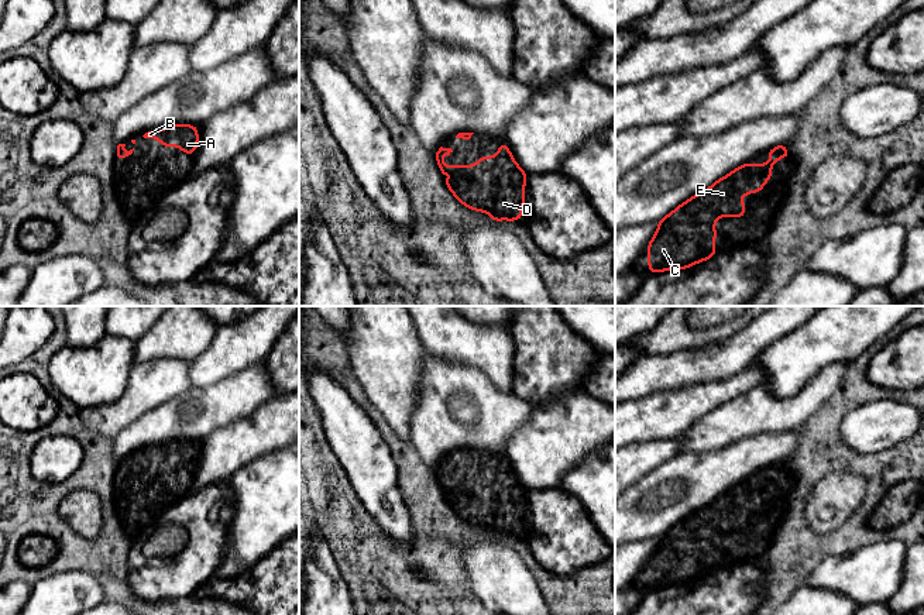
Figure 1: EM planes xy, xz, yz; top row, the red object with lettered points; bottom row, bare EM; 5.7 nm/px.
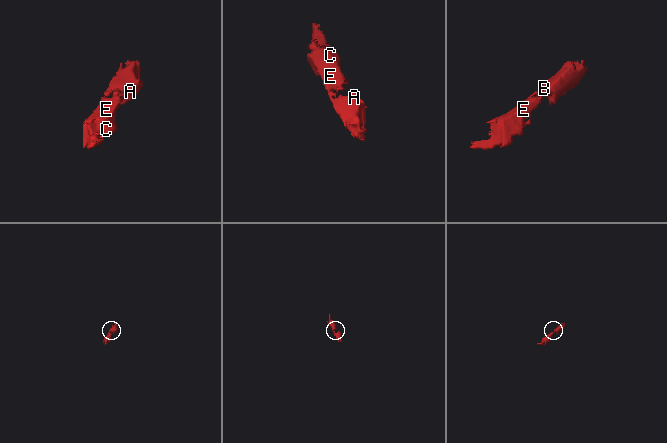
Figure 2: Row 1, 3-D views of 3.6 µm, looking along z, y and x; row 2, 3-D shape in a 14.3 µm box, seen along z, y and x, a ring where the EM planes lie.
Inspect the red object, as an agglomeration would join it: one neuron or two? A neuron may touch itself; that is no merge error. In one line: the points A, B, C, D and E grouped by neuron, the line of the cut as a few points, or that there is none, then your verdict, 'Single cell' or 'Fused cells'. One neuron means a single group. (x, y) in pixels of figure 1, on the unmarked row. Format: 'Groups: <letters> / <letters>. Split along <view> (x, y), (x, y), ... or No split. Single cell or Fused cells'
Groups: A B C D E. No split. Single cell

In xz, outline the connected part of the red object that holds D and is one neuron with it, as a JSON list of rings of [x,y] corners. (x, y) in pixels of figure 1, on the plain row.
[[[505,458],[498,460],[495,473],[480,473],[475,481],[447,482],[440,474],[451,468],[451,464],[440,463],[433,474],[446,504],[461,520],[474,528],[485,528],[494,539],[523,533],[528,489],[516,480]]]

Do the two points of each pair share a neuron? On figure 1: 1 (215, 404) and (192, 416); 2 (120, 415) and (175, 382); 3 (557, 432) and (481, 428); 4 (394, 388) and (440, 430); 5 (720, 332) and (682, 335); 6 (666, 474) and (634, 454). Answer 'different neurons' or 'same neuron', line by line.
1: same neuron
2: same neuron
3: different neurons
4: different neurons
5: same neuron
6: different neurons

